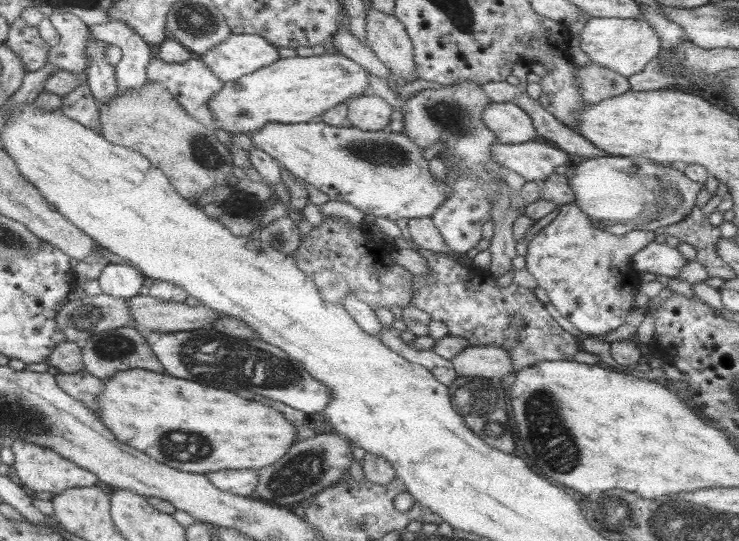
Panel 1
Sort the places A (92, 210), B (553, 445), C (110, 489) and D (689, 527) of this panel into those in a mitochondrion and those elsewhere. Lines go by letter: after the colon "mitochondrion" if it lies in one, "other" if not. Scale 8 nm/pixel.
A: other
B: mitochondrion
C: other
D: mitochondrion

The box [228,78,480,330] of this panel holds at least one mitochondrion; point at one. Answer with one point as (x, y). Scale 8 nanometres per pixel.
(389, 153)

